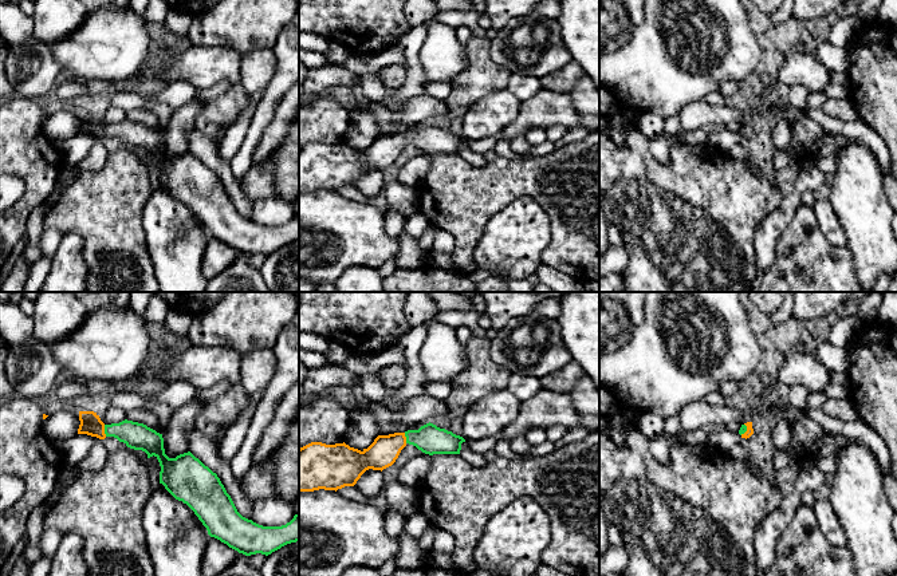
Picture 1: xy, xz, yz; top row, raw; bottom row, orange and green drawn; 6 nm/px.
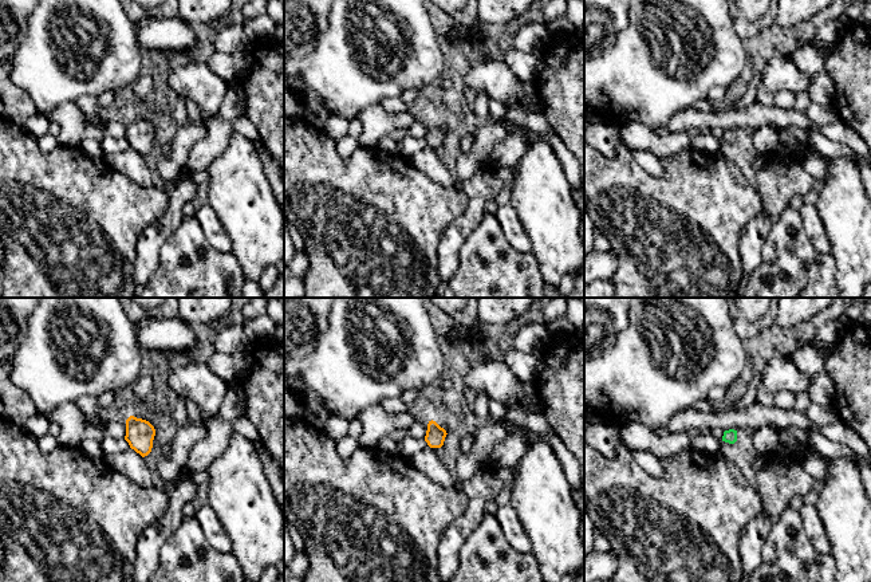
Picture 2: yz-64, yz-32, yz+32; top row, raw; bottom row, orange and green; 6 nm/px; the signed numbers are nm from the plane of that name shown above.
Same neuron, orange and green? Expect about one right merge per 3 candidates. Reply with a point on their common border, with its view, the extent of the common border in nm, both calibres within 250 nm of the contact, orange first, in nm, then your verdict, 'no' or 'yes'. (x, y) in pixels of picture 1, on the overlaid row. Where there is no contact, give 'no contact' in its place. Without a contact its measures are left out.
meets orange in xy at (103, 430); contact 70 nm long; 130 nm thick on the orange side, 160 nm on the other; yes

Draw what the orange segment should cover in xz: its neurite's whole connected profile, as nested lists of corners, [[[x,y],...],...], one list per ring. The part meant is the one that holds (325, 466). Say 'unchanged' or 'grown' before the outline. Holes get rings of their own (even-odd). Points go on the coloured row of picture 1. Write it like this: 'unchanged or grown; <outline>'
grown; [[[433,423],[418,430],[378,435],[362,451],[349,445],[311,442],[299,449],[299,492],[338,490],[354,486],[369,470],[392,466],[409,443],[425,454],[460,454],[465,439]]]

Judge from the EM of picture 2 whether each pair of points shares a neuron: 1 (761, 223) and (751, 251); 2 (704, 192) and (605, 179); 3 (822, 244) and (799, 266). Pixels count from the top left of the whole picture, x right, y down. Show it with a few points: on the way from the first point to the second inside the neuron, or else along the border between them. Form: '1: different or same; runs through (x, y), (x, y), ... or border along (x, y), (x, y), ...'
1: same; runs through (757, 229), (751, 244)
2: same; runs through (680, 192), (645, 192), (638, 185), (629, 185)
3: different; border along (801, 221), (811, 244), (818, 251), (828, 254)

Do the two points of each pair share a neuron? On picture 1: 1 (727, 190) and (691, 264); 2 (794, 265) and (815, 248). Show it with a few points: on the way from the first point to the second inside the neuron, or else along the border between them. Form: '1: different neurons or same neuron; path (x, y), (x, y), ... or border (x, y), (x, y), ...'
1: same neuron; path (708, 209), (691, 227), (691, 245)
2: same neuron; path (799, 264), (810, 253)

